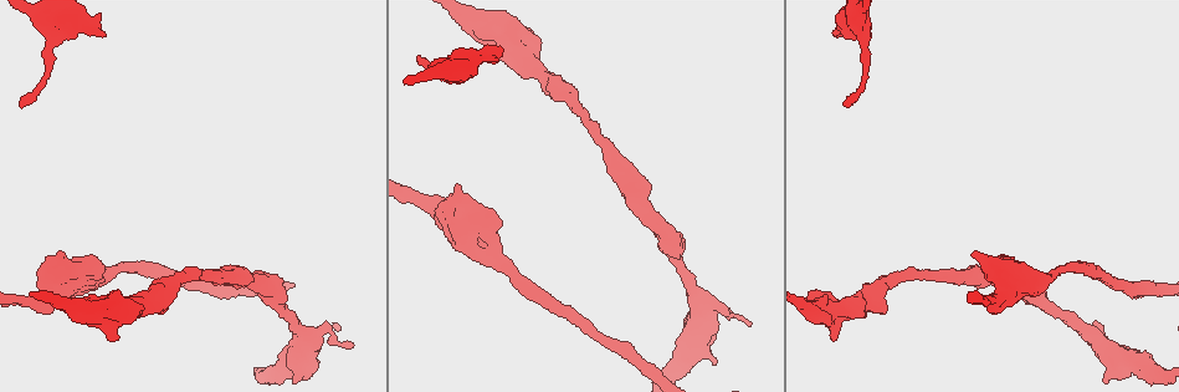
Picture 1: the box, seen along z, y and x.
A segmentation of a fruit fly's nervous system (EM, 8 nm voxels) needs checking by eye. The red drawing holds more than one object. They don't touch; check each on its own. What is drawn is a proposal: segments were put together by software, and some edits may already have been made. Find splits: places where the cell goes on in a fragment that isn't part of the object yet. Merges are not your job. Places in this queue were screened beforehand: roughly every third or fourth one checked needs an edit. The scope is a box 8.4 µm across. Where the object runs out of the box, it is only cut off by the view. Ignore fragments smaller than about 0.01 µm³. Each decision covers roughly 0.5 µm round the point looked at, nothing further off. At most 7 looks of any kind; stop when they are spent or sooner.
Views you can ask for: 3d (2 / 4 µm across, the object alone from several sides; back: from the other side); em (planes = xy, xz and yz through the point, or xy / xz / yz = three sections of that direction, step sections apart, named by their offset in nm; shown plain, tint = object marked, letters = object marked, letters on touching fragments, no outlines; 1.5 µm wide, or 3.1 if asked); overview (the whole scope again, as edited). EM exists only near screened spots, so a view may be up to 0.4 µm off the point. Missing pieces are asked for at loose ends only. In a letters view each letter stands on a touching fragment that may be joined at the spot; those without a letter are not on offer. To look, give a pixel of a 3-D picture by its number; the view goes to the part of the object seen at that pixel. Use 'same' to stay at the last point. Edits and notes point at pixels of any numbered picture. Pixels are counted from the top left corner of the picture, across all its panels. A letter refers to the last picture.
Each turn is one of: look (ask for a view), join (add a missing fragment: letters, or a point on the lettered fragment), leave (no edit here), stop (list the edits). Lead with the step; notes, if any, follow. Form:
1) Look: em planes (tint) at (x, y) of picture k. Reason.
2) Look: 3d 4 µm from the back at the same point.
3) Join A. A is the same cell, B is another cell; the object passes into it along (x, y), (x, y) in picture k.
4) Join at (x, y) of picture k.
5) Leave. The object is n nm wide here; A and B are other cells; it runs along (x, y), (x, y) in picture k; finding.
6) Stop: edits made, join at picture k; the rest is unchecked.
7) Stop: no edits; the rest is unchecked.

Look: 3d 2 µm at (58, 250) of picture 1. An open end.

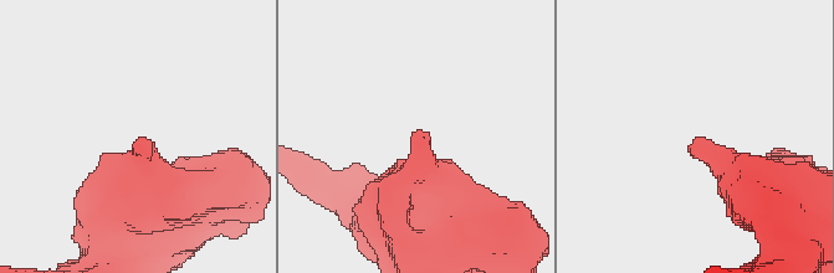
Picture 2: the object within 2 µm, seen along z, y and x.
Look: em yz step 4 (letters) at (139, 139) of picture 2.

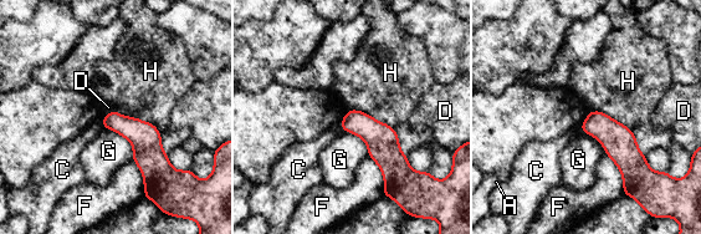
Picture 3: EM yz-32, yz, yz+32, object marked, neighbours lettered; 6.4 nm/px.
Look: em planes (letters) at the same point. Another direction.

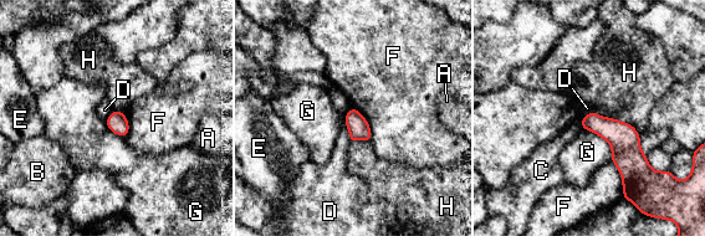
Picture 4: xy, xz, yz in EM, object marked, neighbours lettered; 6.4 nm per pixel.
Leave. A, B, C, D, E, F, G and H are other cells; a border runs along (351, 107), (345, 117), (348, 143) in picture 4; none of them fits.

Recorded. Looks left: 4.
Look: em xy step 4 (tint) at (843, 103) of picture 1.

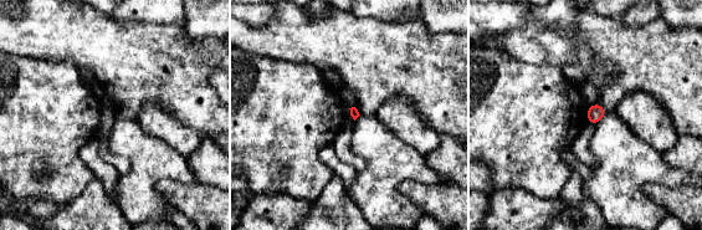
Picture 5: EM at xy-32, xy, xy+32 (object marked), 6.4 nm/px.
Look: em planes (tint) at the same point. Another direction.

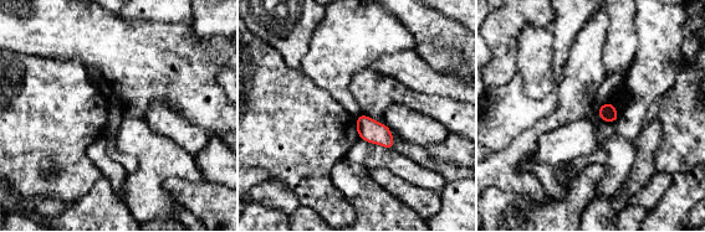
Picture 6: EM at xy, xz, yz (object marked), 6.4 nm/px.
Look: em planes (letters) at the same point. See the neighbours.

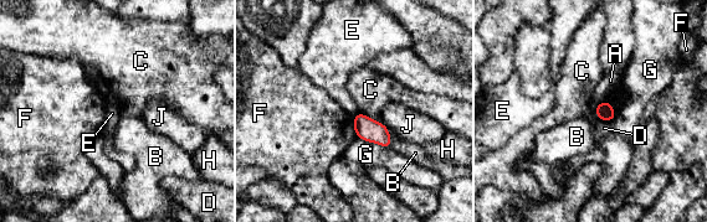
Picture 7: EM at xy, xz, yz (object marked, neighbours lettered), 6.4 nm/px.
Leave. The object is 110 nm wide here; the longest contact is with G, 240 nm; A, B, C, D, E, F, G, H and J are other cells; no lettered fragment goes on from it.

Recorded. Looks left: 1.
Look: em planes (letters) at (105, 36) of picture 1. Branch stops here.

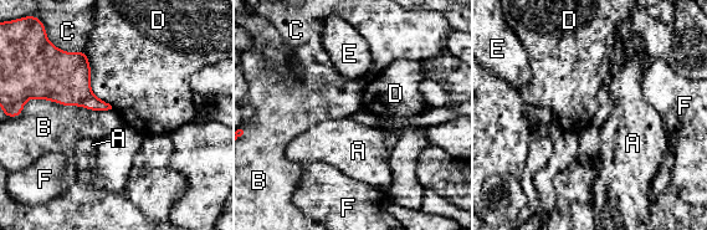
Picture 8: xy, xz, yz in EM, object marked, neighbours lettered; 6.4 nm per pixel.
Leave. A, B, C, D, E and F are other cells; a border runs along (34, 97), (92, 110), (111, 110) in picture 8; none of them fits.

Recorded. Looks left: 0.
Stop: no edits; the rest is unchecked.

